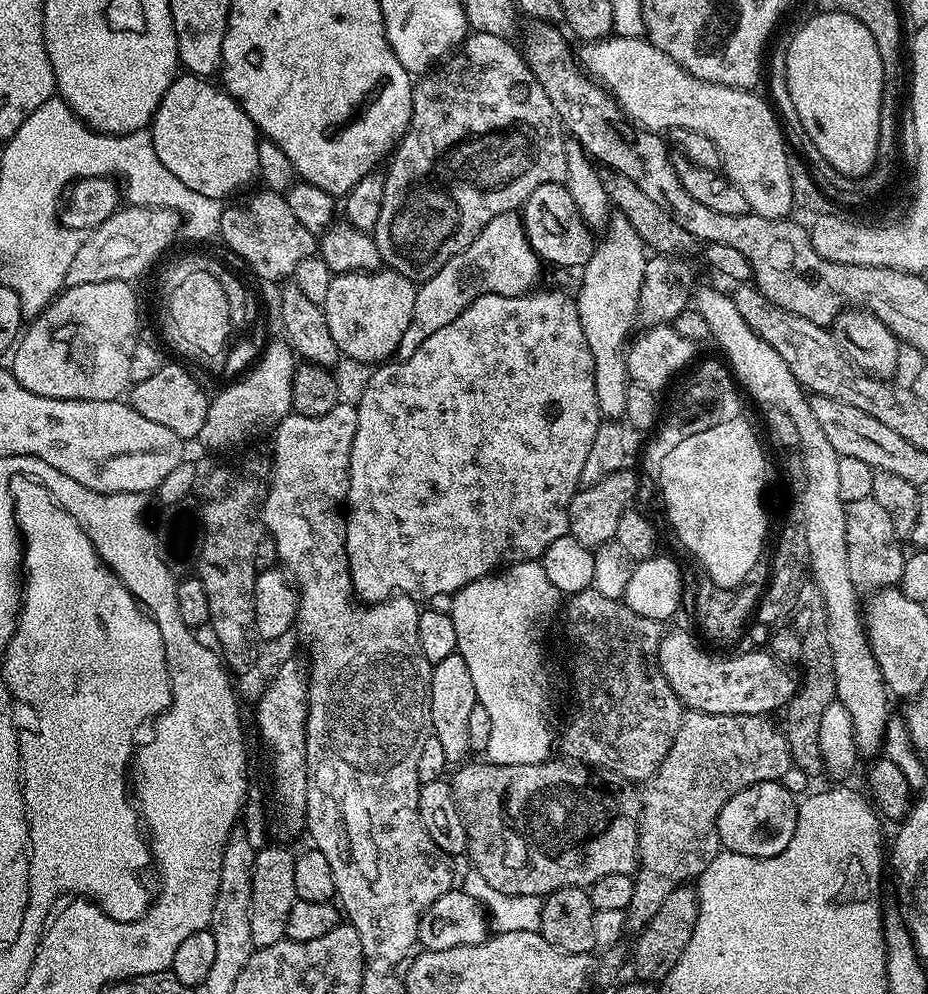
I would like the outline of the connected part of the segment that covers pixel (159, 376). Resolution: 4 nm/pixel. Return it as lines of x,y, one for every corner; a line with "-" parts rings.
168,362
161,363
160,369
150,378
135,381
130,388
130,403
134,410
138,410
138,414
142,414
142,418
150,418
150,422
158,422
169,430
174,430
174,434
178,434
185,442
195,441
199,437
202,422
206,422
209,399
209,393
204,393
203,386
182,365
168,364

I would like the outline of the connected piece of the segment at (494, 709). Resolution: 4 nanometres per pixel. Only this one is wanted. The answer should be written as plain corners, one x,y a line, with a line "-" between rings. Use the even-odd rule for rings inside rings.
535,560
507,565
491,576
483,576
462,586
451,597
450,615
458,633
456,651
470,669
476,703
486,706
490,717
490,742
486,753
489,764
541,764
553,755
558,736
552,733
548,717
548,672
544,669
544,631
548,619
562,608
562,594
546,578
546,570

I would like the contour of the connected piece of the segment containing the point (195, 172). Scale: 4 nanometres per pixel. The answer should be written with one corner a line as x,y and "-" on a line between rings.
191,73
177,75
152,116
150,131
158,160
170,174
174,174
180,182
185,183
187,189
195,193
221,201
259,175
257,142
260,134
253,120
223,87
205,77

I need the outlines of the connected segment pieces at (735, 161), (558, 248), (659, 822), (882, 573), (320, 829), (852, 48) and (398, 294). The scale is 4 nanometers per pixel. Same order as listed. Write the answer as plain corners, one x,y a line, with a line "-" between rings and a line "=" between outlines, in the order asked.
611,35
603,40
590,40
578,48
578,63
587,75
591,76
617,104
620,111
631,123
641,129
657,134
667,133
669,128
698,130
706,134
714,146
718,146
720,166
725,176
746,197
749,209
762,218
782,220
794,208
791,192
789,149
781,121
773,105
763,95
755,96
755,91
747,88
731,88
725,84
714,84
694,78
678,66
665,52
658,50
647,38
638,36
=
546,182
542,186
538,186
538,190
534,190
534,194
530,194
530,198
526,198
522,209
522,219
526,238
545,265
557,264
560,268
580,270
583,269
586,262
590,262
594,247
593,229
589,228
588,223
578,214
578,206
574,206
574,198
570,198
570,190
564,187
563,183
=
685,711
678,726
678,734
674,734
674,742
662,766
643,785
644,793
641,791
638,796
640,863
634,873
634,898
630,898
630,906
626,910
626,924
629,929
645,928
650,918
658,914
662,902
666,902
670,890
685,887
689,882
695,881
706,870
706,866
714,862
714,858
722,851
718,814
724,803
734,798
734,794
755,784
779,782
786,770
794,766
790,746
783,731
777,725
775,728
768,720
771,719
767,715
=
874,499
850,501
846,504
848,521
846,522
846,554
850,557
850,578
857,593
871,594
877,588
899,585
906,559
902,538
890,522
890,514
878,506
=
341,402
334,410
326,410
321,416
307,416
291,411
282,417
274,429
276,437
272,440
272,474
268,481
268,493
264,499
264,526
267,535
274,538
274,546
278,546
278,561
296,585
296,622
294,632
301,645
308,647
306,671
308,673
308,713
306,714
306,766
308,767
308,789
306,790
306,810
303,819
308,824
308,832
312,835
311,843
322,854
326,854
326,862
330,862
330,870
334,874
334,886
339,907
346,915
347,923
358,930
358,938
362,938
362,950
365,961
385,960
388,964
396,964
399,960
409,959
408,951
417,947
418,922
420,916
442,894
453,891
452,864
453,857
446,855
441,848
426,834
426,826
422,826
422,818
418,814
418,794
420,779
418,778
418,753
422,750
422,742
432,735
432,719
430,718
430,686
432,685
432,664
422,654
422,646
418,642
418,618
421,609
416,608
417,601
410,596
395,595
377,604
365,604
354,599
352,579
348,569
346,554
346,501
348,498
348,467
350,454
354,446
354,434
358,430
358,414
356,404
=
817,11
817,16
812,16
796,33
792,36
792,41
786,44
784,48
784,57
786,58
786,86
788,87
788,97
790,102
794,102
794,110
798,110
798,118
802,118
802,126
814,146
818,148
822,158
830,162
830,166
837,172
846,176
865,176
875,165
876,155
878,154
879,138
879,110
882,108
883,94
883,66
881,55
878,54
878,45
874,42
874,37
866,26
858,18
852,17
848,13
840,11
=
384,266
375,272
341,272
333,275
330,291
323,302
330,338
338,346
341,357
360,364
379,365
395,353
406,326
414,314
417,285
402,274

